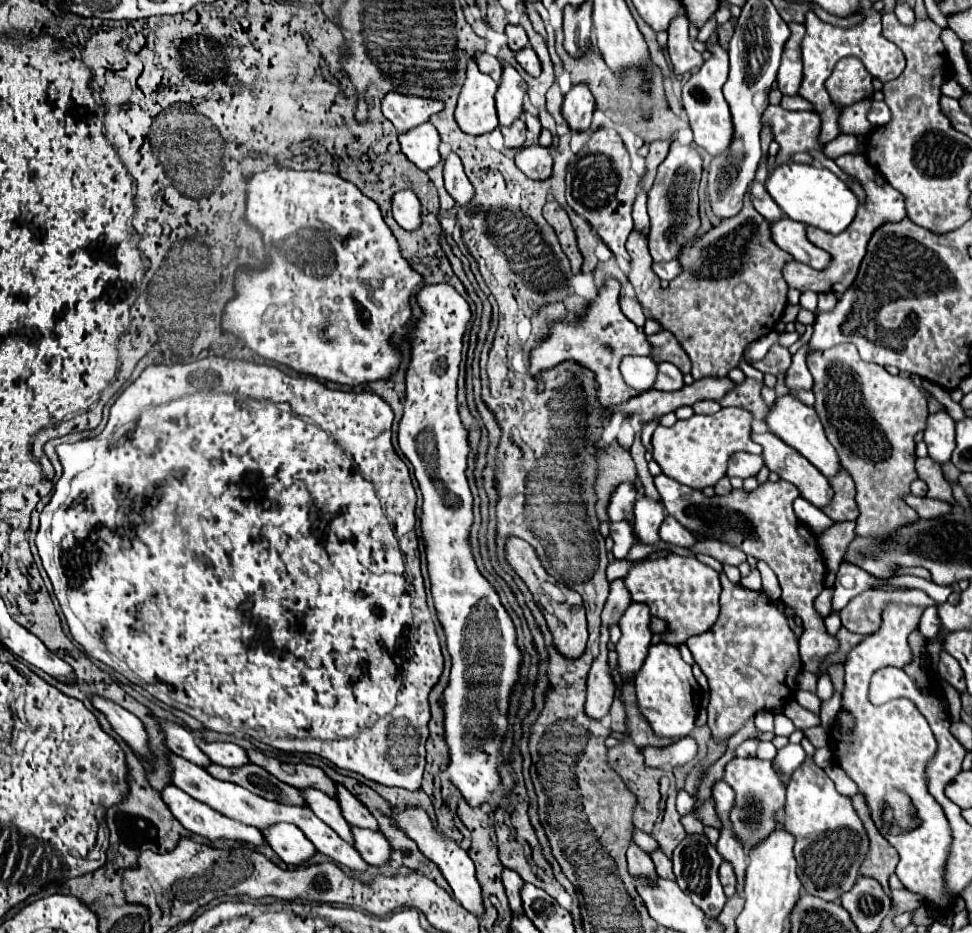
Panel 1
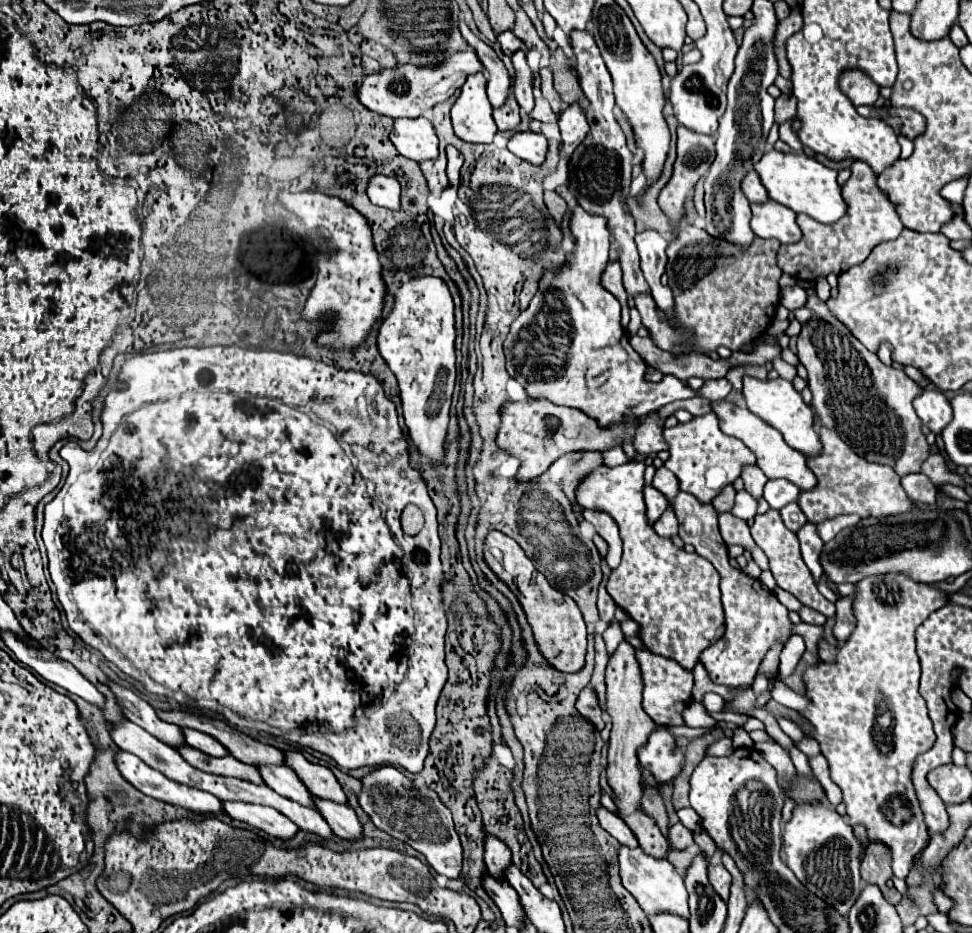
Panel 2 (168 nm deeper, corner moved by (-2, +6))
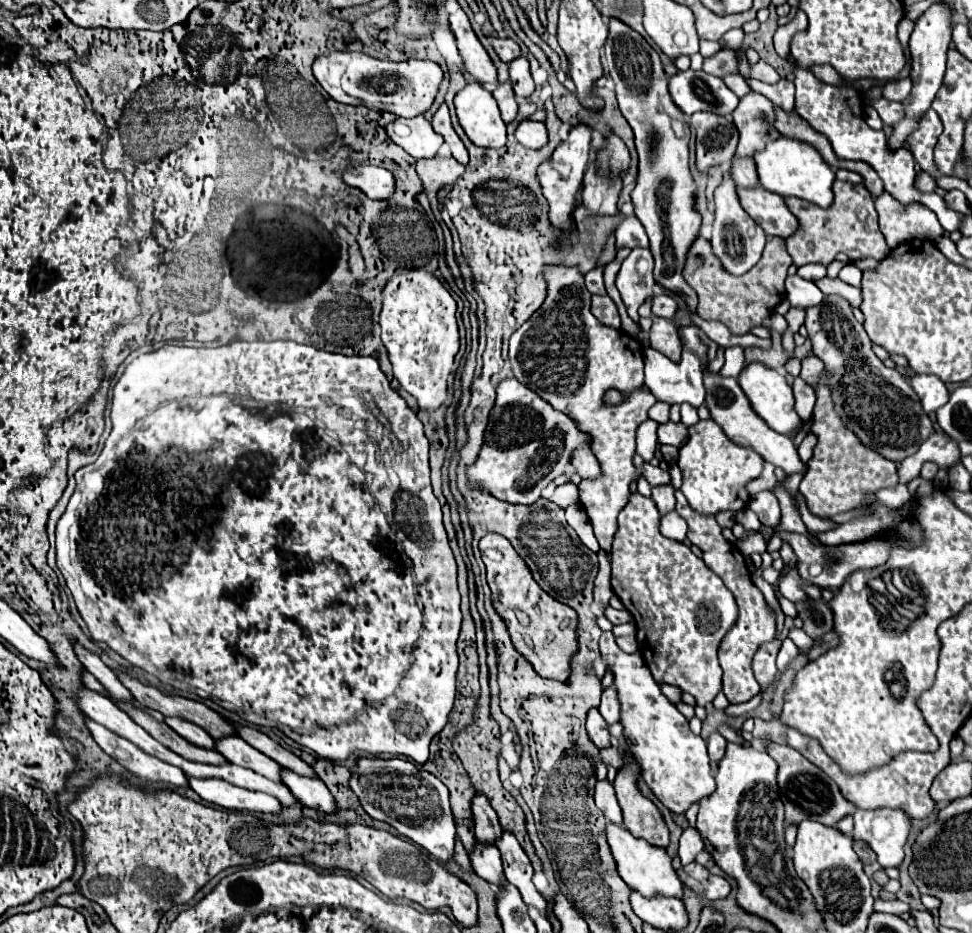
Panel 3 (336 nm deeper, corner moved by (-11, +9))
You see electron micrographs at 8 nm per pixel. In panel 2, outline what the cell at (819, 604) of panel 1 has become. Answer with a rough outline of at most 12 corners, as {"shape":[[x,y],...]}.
{"shape":[[777,587],[774,593],[789,611],[803,607],[797,598]]}

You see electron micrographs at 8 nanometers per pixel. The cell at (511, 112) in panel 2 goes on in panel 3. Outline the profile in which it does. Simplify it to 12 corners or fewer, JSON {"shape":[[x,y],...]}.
{"shape":[[499,83],[493,97],[501,117],[511,123],[517,117],[517,101],[509,83]]}

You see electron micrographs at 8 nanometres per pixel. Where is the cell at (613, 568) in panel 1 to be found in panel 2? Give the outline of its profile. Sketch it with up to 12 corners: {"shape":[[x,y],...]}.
{"shape":[[618,622],[606,628],[604,642],[608,656],[616,652],[624,634]]}

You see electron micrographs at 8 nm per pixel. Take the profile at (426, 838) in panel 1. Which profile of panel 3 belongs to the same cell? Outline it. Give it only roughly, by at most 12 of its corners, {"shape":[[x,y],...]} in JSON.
{"shape":[[399,757],[359,759],[349,787],[373,819],[441,863],[449,789]]}

